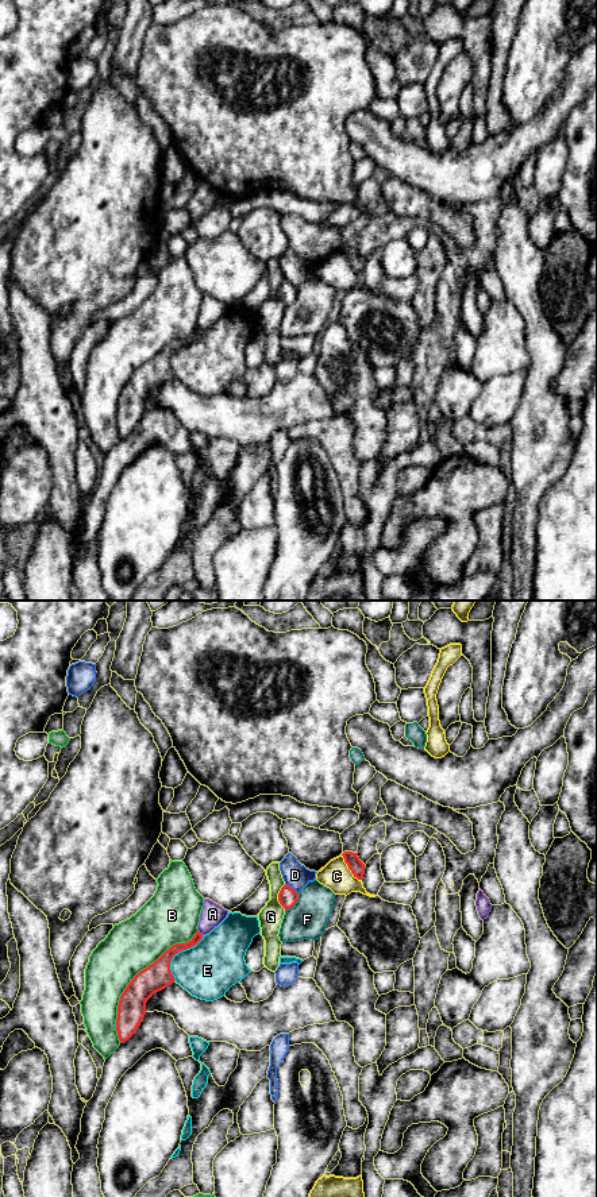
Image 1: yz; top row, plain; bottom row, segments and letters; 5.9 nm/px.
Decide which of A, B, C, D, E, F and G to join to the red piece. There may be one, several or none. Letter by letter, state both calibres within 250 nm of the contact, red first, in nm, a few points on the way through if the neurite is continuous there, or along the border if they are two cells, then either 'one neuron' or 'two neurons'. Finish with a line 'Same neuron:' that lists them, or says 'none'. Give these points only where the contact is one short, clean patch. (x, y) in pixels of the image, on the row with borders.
A: 70 nm thick on the red side, 140 nm on the other; two neurons
B: 170 nm thick on the red side, 300 nm on the other; two neurons
C: 90 nm thick on the red side, 170 nm on the other; two neurons
D: 110 nm thick on the red side, 150 nm on the other; two neurons
E: 160 nm thick on the red side, 340 nm on the other; two neurons
F: 110 nm thick on the red side, 240 nm on the other; two neurons
G: 110 nm thick on the red side, 140 nm on the other; border along yz (285, 884), (278, 894), (278, 903), (284, 910); two neurons
Same neuron: none

